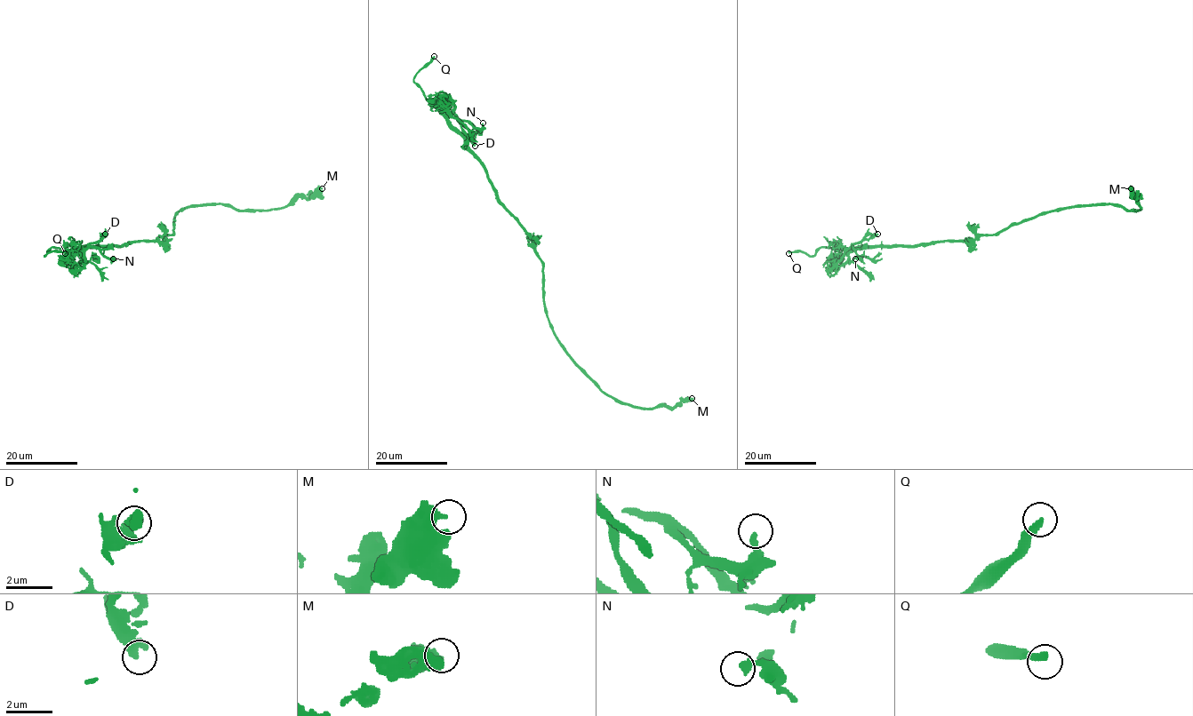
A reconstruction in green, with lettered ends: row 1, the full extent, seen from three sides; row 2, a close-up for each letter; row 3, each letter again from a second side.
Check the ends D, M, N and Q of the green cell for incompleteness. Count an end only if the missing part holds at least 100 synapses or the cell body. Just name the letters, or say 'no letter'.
Q

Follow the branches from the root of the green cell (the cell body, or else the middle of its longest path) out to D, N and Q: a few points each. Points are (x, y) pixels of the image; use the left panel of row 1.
D: (172, 234), (162, 241), (131, 241), (121, 245), (86, 245), (79, 248), (96, 242), (105, 234)
N: (172, 234), (162, 241), (131, 241), (121, 245), (86, 245), (79, 248), (95, 247), (105, 257), (113, 258)
Q: (172, 234), (162, 241), (76, 249), (52, 247), (44, 256), (52, 251), (65, 253)

